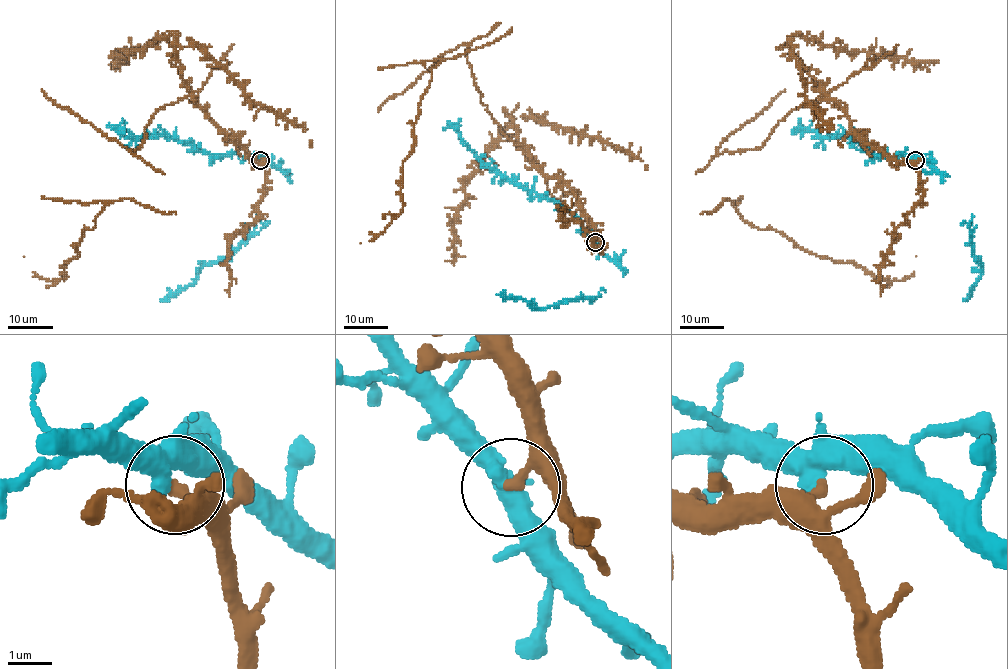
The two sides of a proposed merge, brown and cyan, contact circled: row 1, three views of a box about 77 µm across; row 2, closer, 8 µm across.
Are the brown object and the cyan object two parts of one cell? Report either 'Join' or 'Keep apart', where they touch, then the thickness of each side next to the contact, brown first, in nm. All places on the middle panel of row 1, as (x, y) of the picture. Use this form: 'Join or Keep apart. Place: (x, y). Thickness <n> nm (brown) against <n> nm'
Keep apart. Place: (595, 242). Thickness 280 nm (brown) against 360 nm

